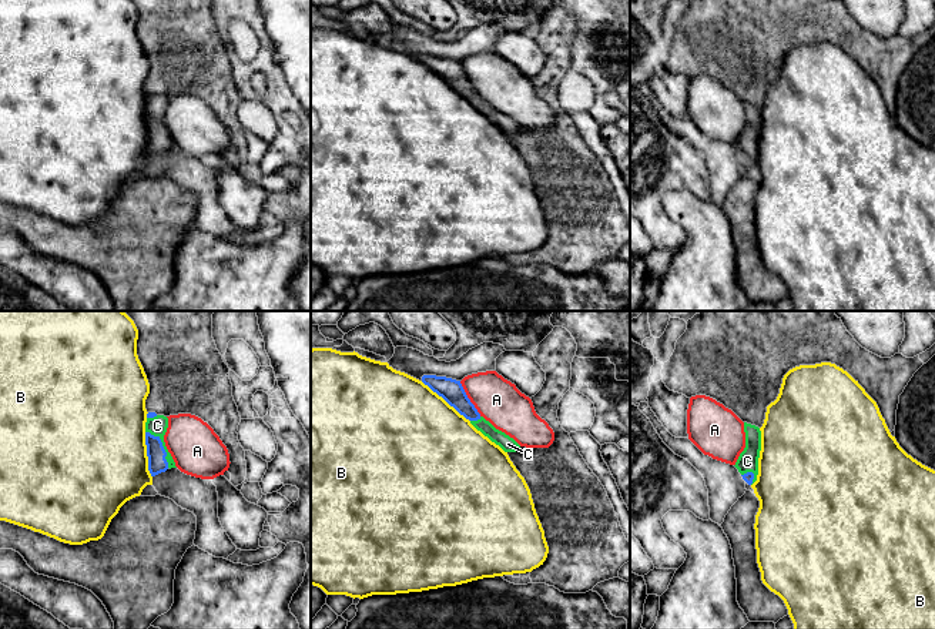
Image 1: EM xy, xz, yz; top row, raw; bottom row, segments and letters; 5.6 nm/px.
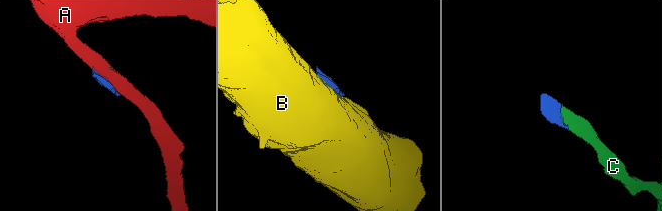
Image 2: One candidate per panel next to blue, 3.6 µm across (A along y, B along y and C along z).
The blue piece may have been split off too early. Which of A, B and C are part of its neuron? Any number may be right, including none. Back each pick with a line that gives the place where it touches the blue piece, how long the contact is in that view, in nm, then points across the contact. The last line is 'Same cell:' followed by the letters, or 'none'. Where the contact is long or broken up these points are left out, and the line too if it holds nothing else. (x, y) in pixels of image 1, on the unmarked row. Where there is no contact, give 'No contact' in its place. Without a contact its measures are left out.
C: Touches blue at xy (163, 127). Shared border 240 nm. Path across: xy (156, 133), (163, 127), (157, 117), (157, 106)
Same cell: C

